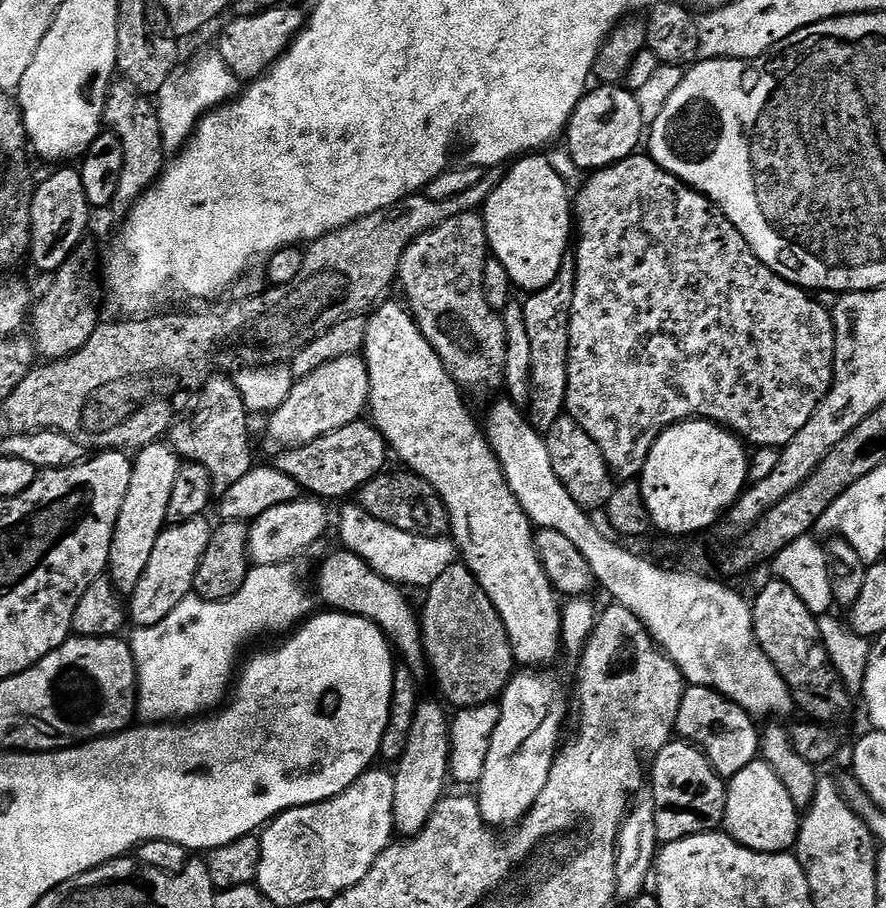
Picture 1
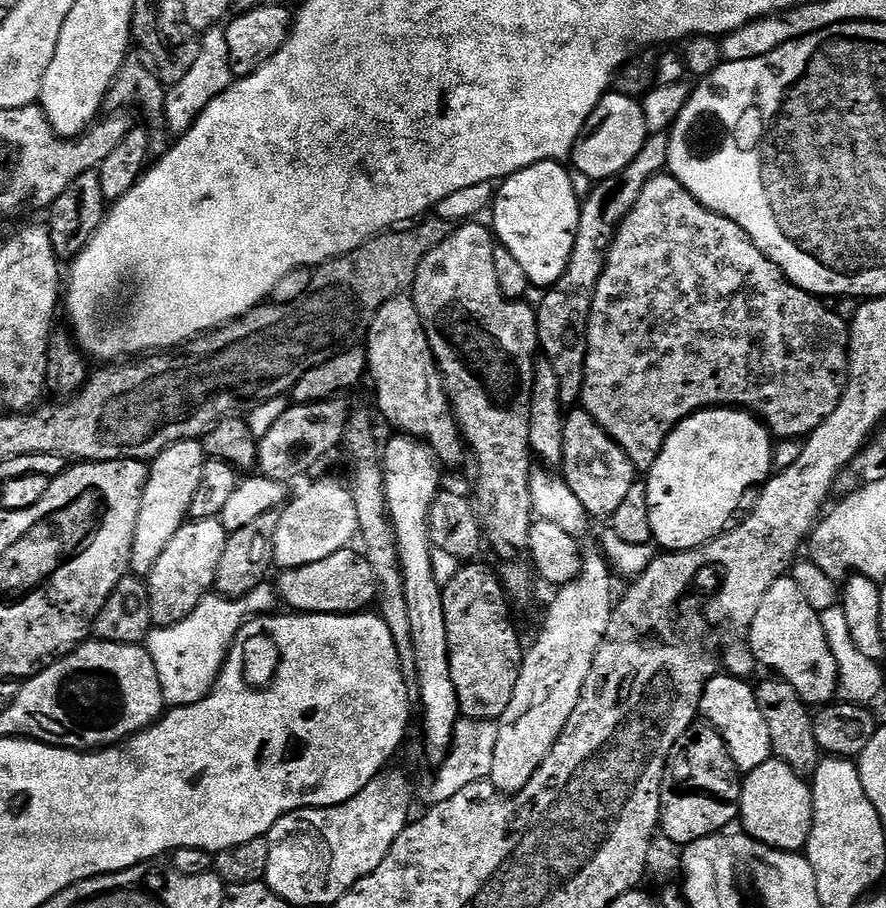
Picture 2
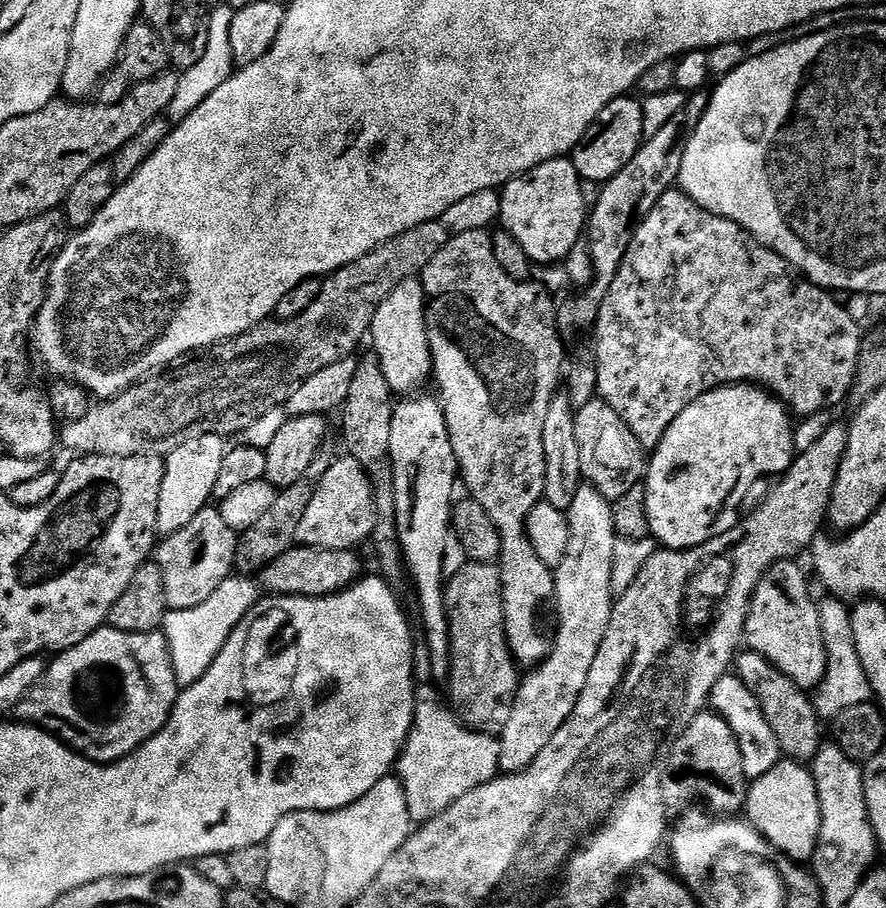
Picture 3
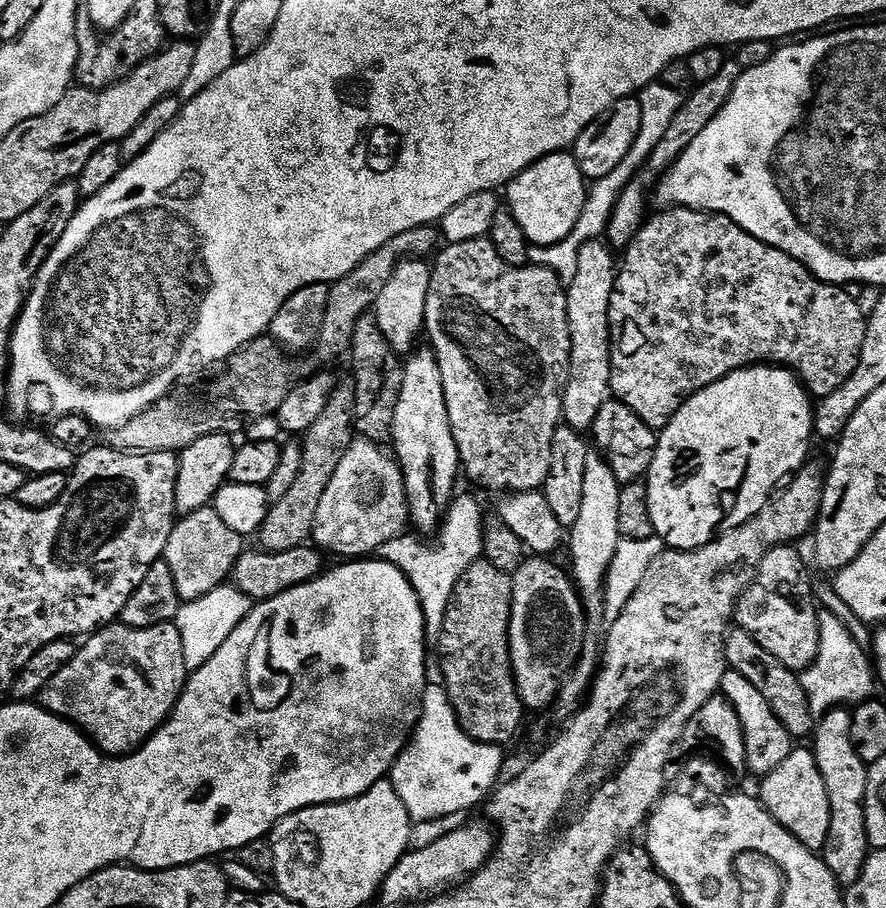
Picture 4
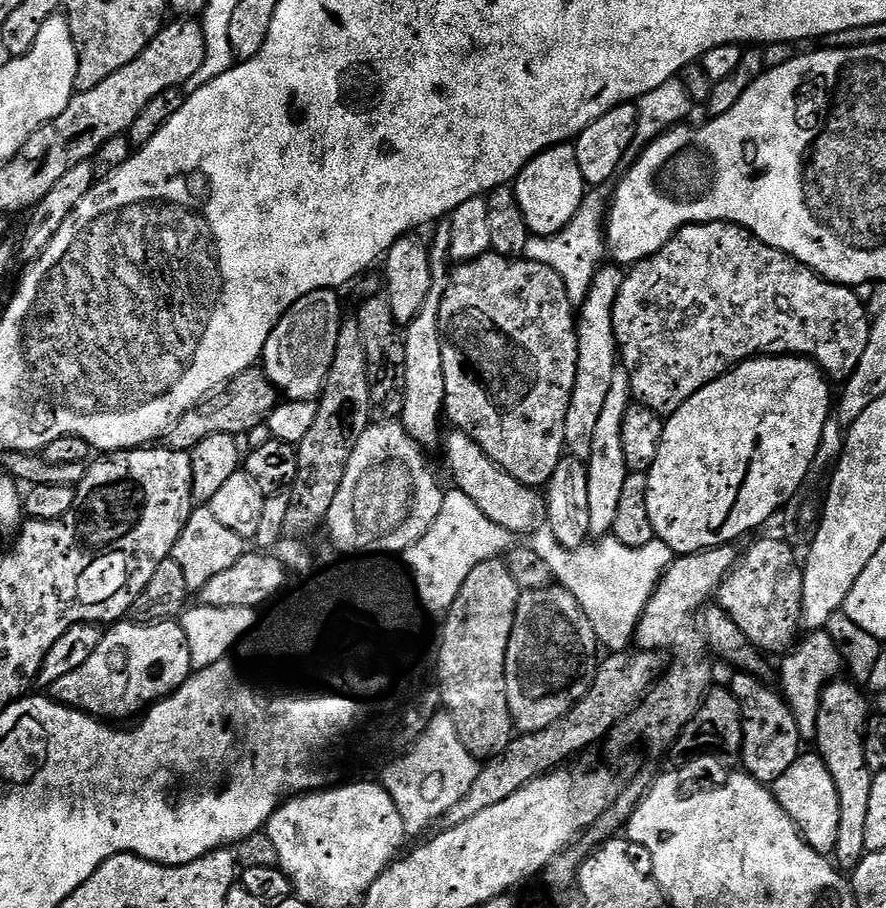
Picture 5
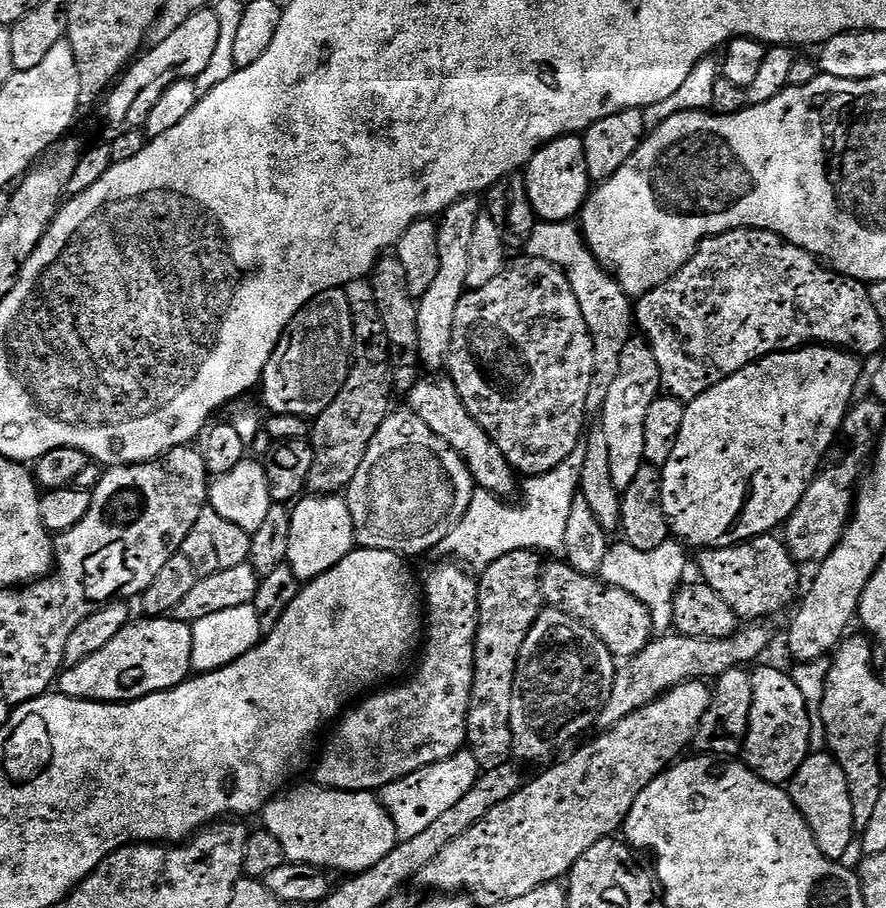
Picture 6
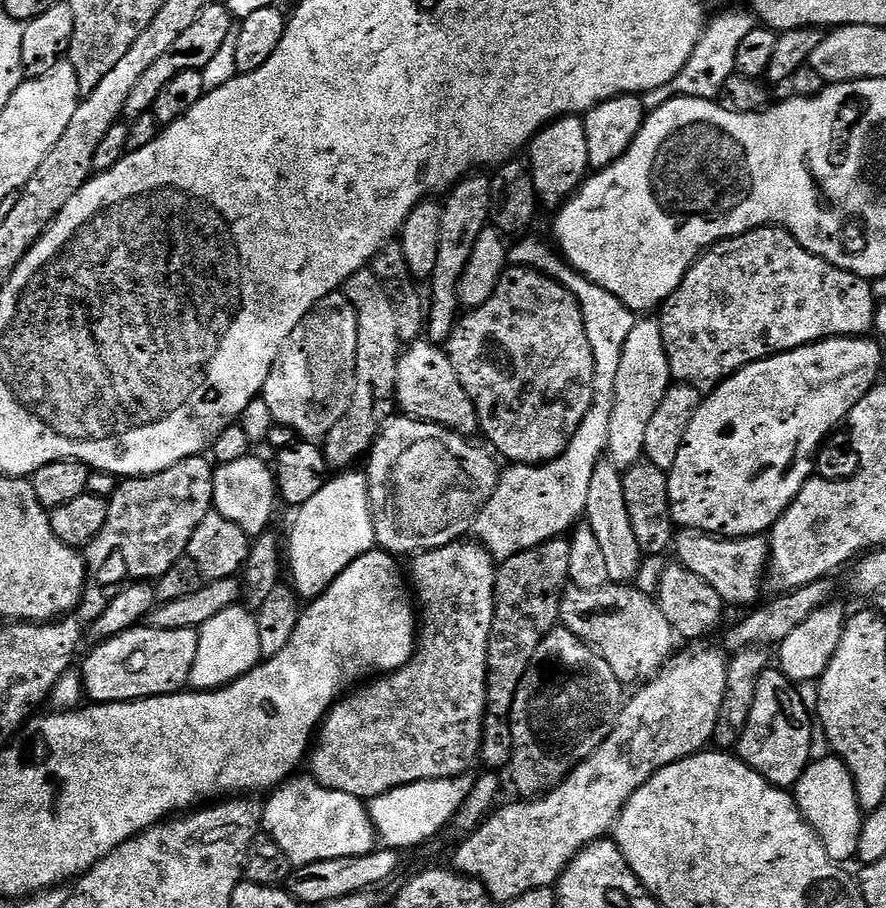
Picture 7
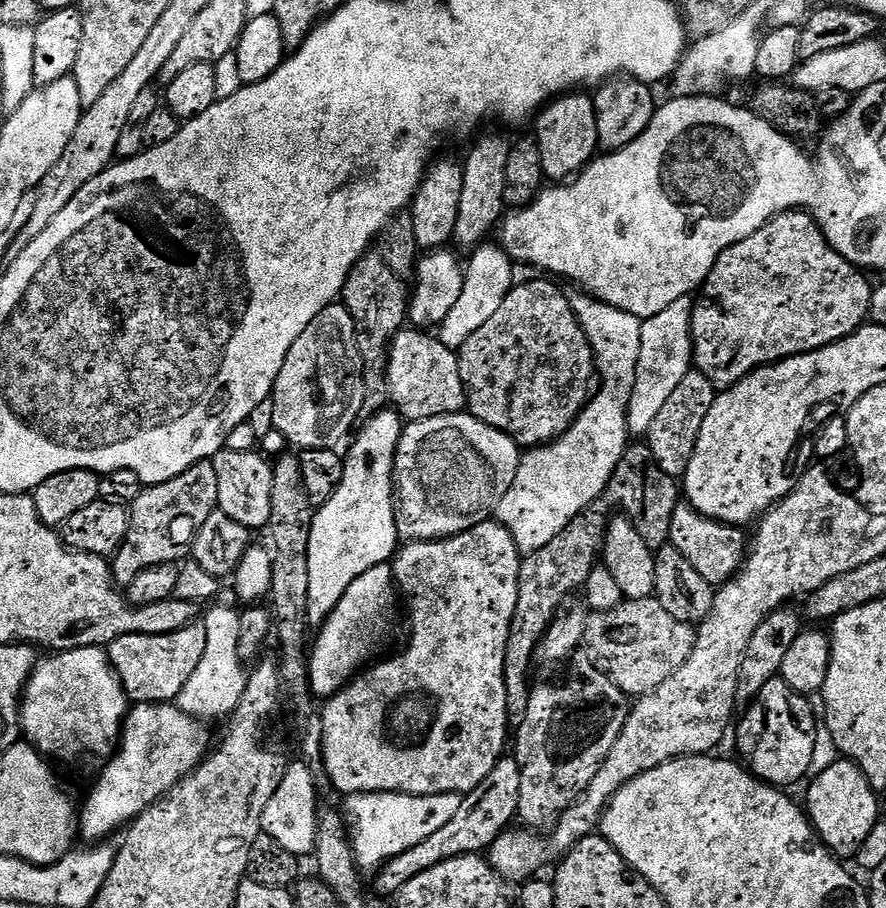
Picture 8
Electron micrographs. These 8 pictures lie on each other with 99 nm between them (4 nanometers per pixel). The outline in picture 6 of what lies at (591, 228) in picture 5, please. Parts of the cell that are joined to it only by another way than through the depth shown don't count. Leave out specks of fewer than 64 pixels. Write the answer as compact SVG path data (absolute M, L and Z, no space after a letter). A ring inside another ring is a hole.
M549 220L537 222L526 252L558 266L566 274L570 290L574 290L574 298L578 298L578 306L582 306L582 318L586 320L596 351L596 377L592 379L591 399L602 402L610 390L610 382L614 382L618 374L622 350L634 336L634 304L616 277L594 258L584 240L583 231L574 225L572 222L559 224Z

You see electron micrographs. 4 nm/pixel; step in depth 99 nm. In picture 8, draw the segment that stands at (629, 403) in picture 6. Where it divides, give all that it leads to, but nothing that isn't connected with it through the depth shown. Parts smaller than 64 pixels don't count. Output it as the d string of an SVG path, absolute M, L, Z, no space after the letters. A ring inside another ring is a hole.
M683 296L678 298L678 302L674 302L670 306L666 306L666 310L662 310L662 314L654 314L650 319L642 323L642 340L638 350L638 364L634 370L634 388L630 394L630 406L628 407L628 435L632 438L647 437L650 425L662 410L662 406L666 406L670 394L674 394L676 387L682 382L682 378L686 378L688 372L693 371L692 362L692 305L694 303L692 296Z

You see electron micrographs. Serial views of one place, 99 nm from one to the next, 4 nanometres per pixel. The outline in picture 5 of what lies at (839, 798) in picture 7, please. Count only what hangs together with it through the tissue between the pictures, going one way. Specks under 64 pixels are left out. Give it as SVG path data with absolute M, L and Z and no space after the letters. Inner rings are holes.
M801 754L778 778L774 785L776 801L790 814L794 826L803 836L804 841L820 856L831 857L836 851L838 842L838 826L842 822L842 806L838 804L838 786L834 786L834 778L830 778L830 770L819 754Z

